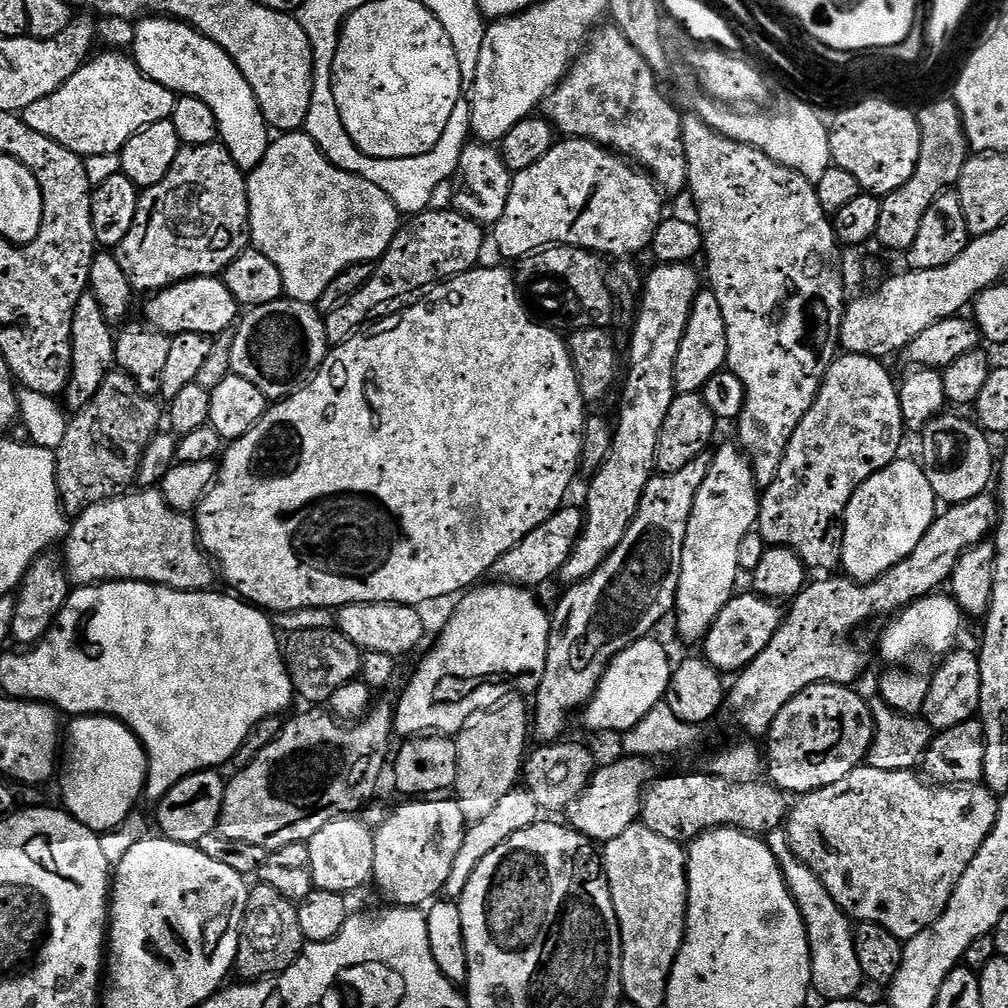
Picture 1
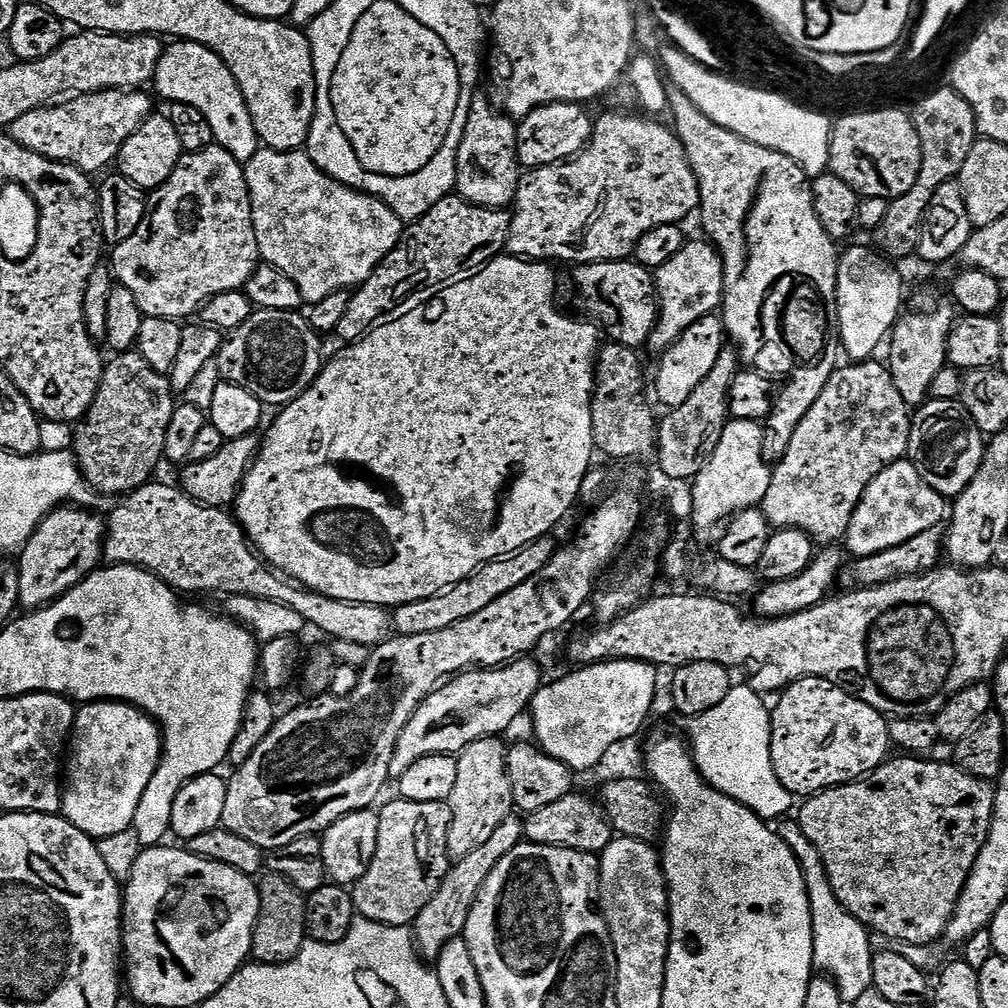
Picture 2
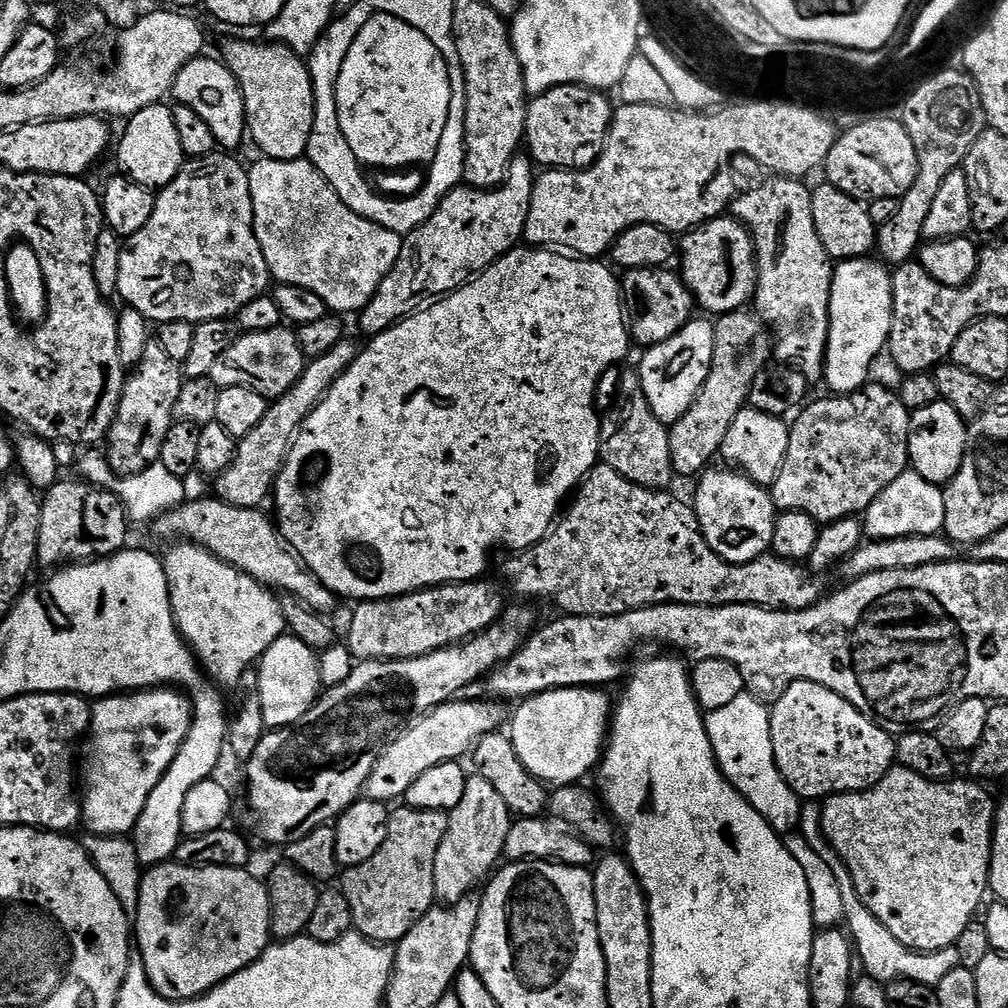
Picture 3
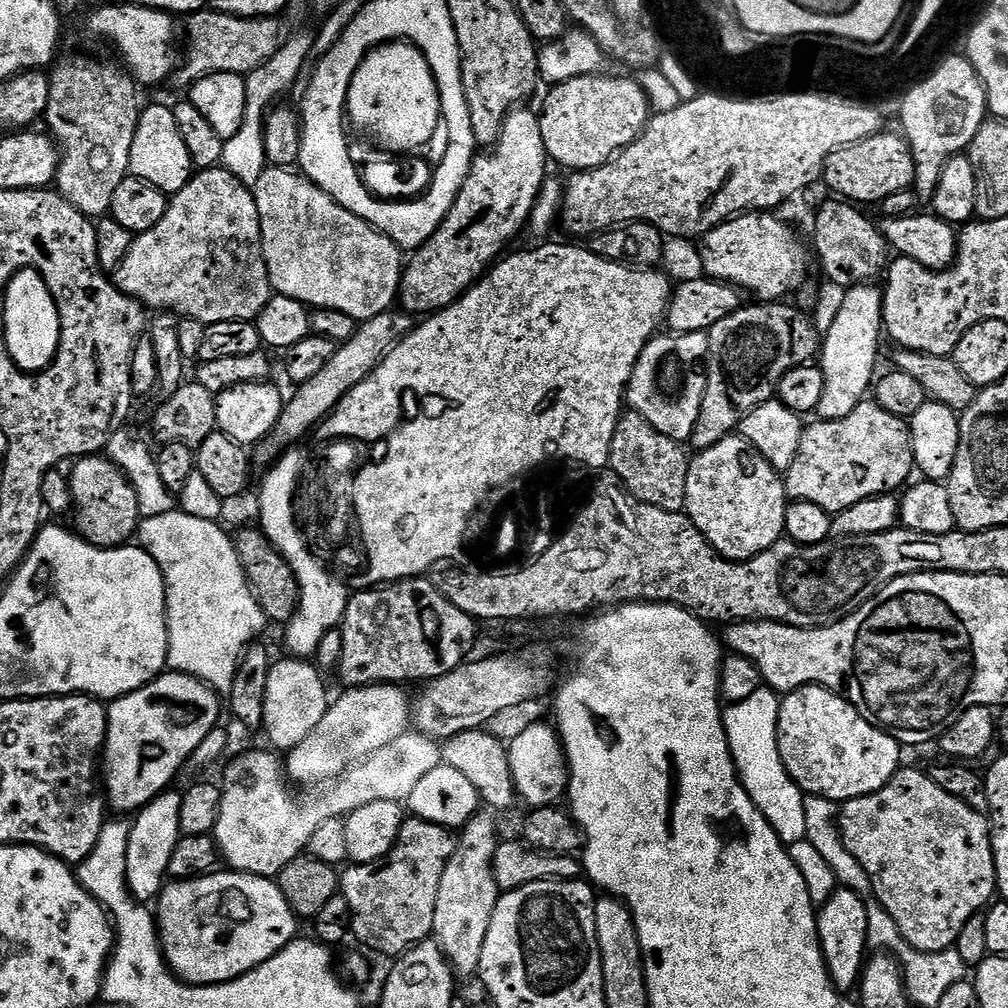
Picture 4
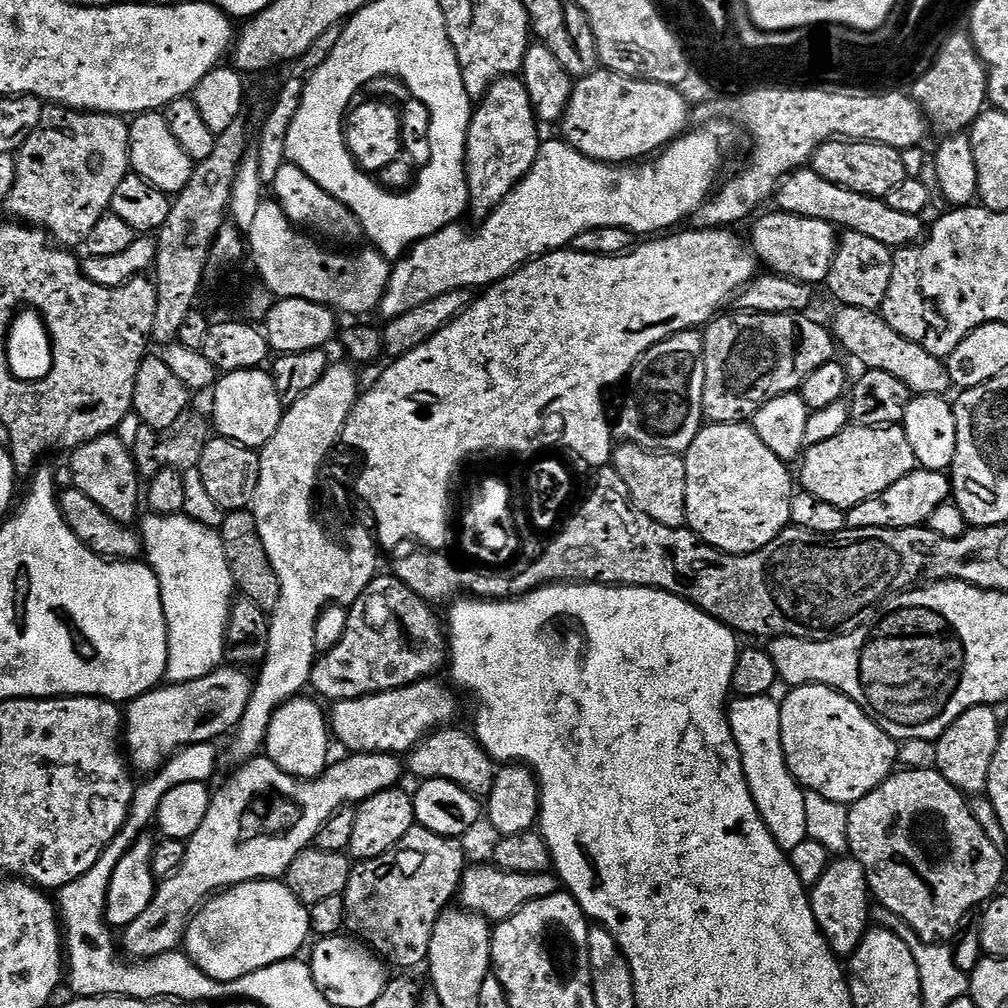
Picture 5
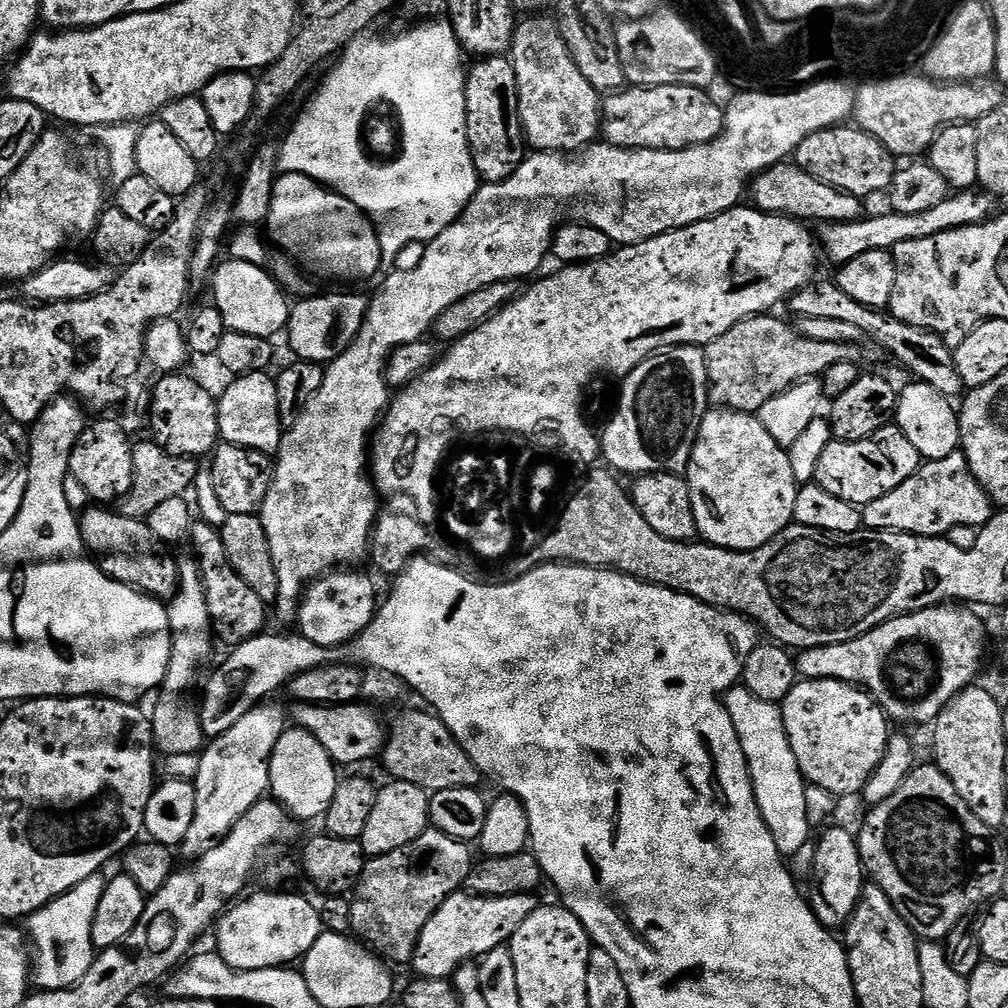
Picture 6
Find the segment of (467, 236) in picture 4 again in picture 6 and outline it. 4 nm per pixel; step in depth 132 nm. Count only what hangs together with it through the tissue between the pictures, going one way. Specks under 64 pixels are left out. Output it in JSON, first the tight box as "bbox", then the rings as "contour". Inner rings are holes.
{"bbox":[466,55,526,184],"contour":[[[507,55],[485,56],[475,61],[476,65],[466,72],[466,126],[468,127],[468,145],[472,161],[476,167],[477,177],[485,184],[502,182],[518,170],[526,155],[524,127],[520,124],[518,110],[518,78],[514,74],[514,66]]]}

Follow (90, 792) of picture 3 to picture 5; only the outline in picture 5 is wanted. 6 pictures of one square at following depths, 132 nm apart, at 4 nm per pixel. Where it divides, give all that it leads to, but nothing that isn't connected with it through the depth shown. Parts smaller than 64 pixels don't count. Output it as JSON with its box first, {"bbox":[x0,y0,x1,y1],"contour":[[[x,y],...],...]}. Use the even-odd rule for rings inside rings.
{"bbox":[122,666,253,774],"contour":[[[221,666],[214,669],[208,676],[187,681],[184,684],[165,683],[153,690],[145,690],[140,697],[127,705],[126,715],[122,720],[122,740],[126,745],[126,759],[133,769],[140,774],[156,772],[166,761],[191,744],[207,744],[219,741],[219,736],[227,737],[239,724],[246,710],[246,702],[250,702],[253,677],[247,676],[240,666]]]}

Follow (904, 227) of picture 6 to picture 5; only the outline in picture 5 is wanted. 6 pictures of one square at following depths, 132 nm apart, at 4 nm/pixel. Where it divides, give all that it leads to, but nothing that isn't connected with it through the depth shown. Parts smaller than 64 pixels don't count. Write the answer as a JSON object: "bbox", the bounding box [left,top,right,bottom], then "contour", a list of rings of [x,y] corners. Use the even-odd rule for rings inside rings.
{"bbox":[750,210,838,285],"contour":[[[772,210],[752,228],[750,247],[756,253],[756,259],[764,264],[769,273],[788,276],[803,284],[823,285],[830,274],[830,266],[834,262],[838,232],[833,225],[822,222],[818,218],[792,216],[789,212]]]}

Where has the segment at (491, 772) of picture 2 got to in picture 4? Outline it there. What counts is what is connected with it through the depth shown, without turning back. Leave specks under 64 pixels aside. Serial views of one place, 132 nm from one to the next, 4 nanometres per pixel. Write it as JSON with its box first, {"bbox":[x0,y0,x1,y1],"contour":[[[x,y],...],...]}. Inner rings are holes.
{"bbox":[432,814,502,978],"contour":[[[483,814],[473,816],[459,833],[456,849],[450,862],[446,862],[446,870],[438,886],[432,936],[452,965],[453,973],[460,978],[475,977],[479,973],[482,942],[486,942],[486,930],[490,930],[494,906],[502,895],[492,873],[497,843],[495,822]]]}

